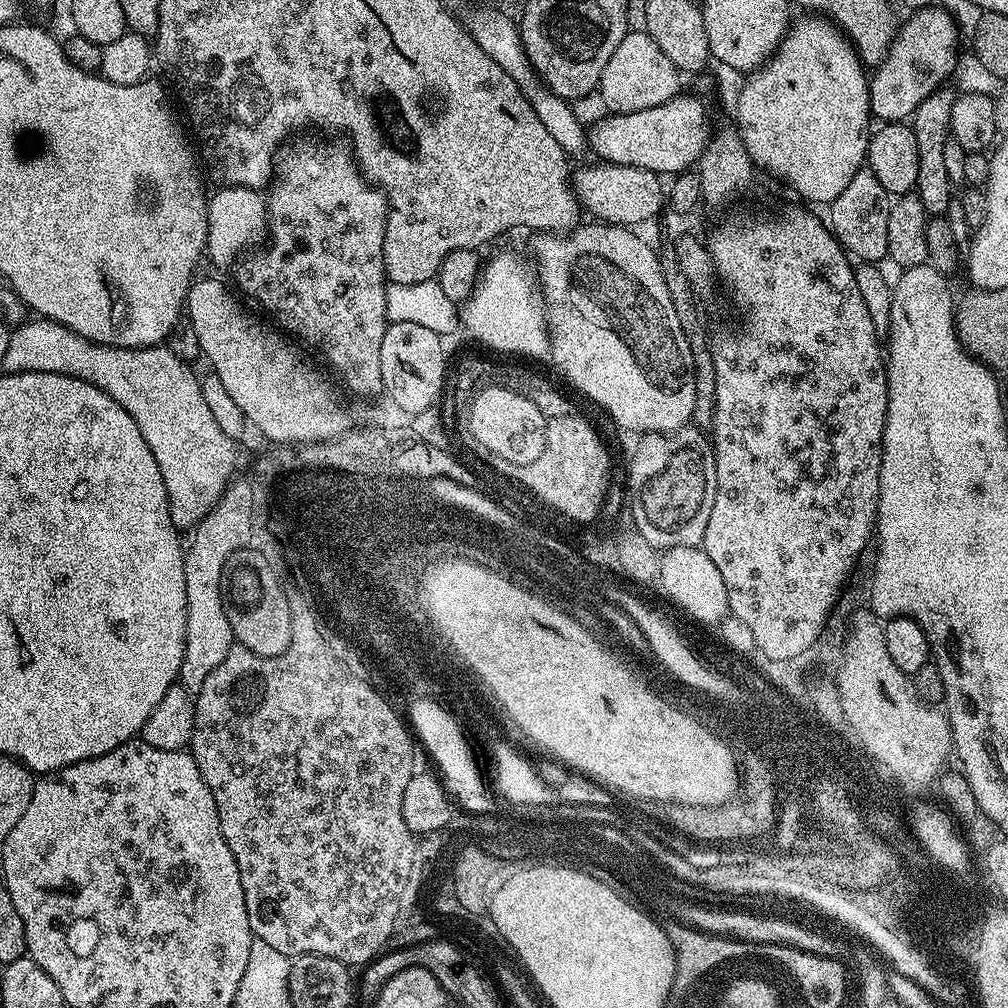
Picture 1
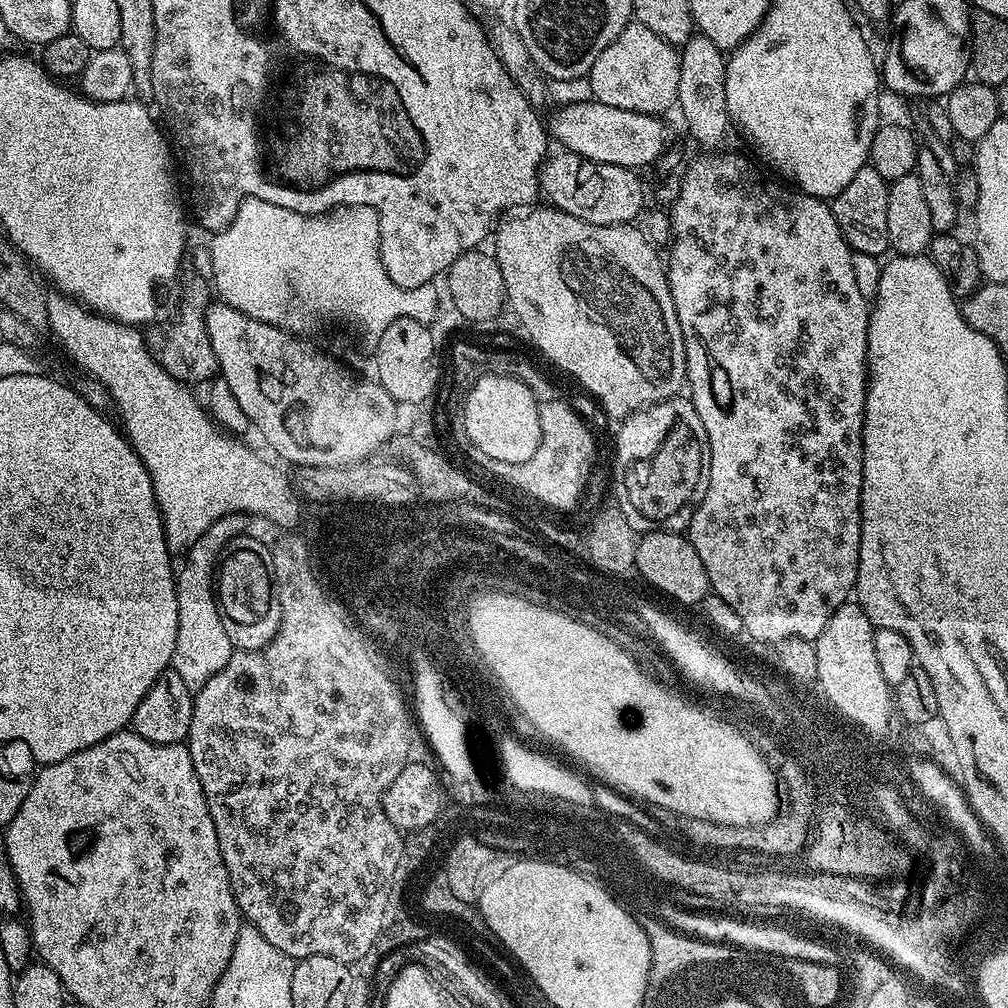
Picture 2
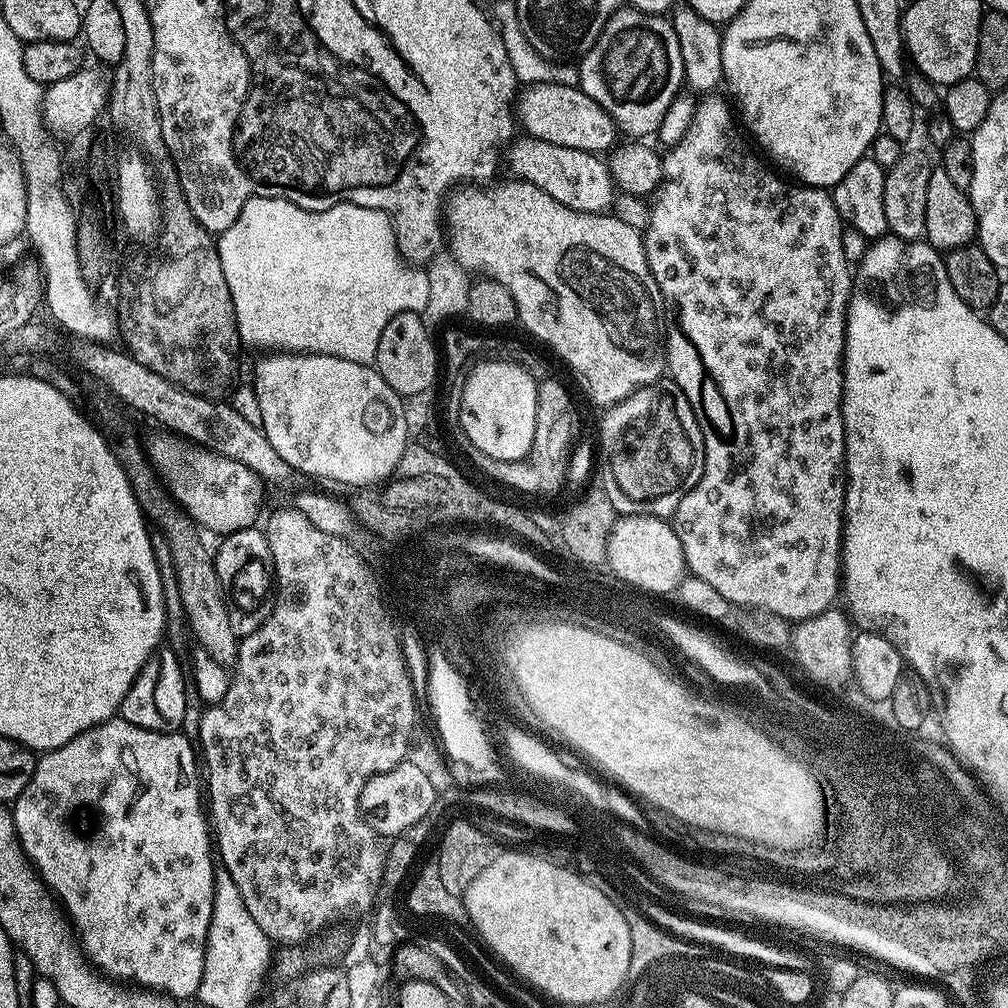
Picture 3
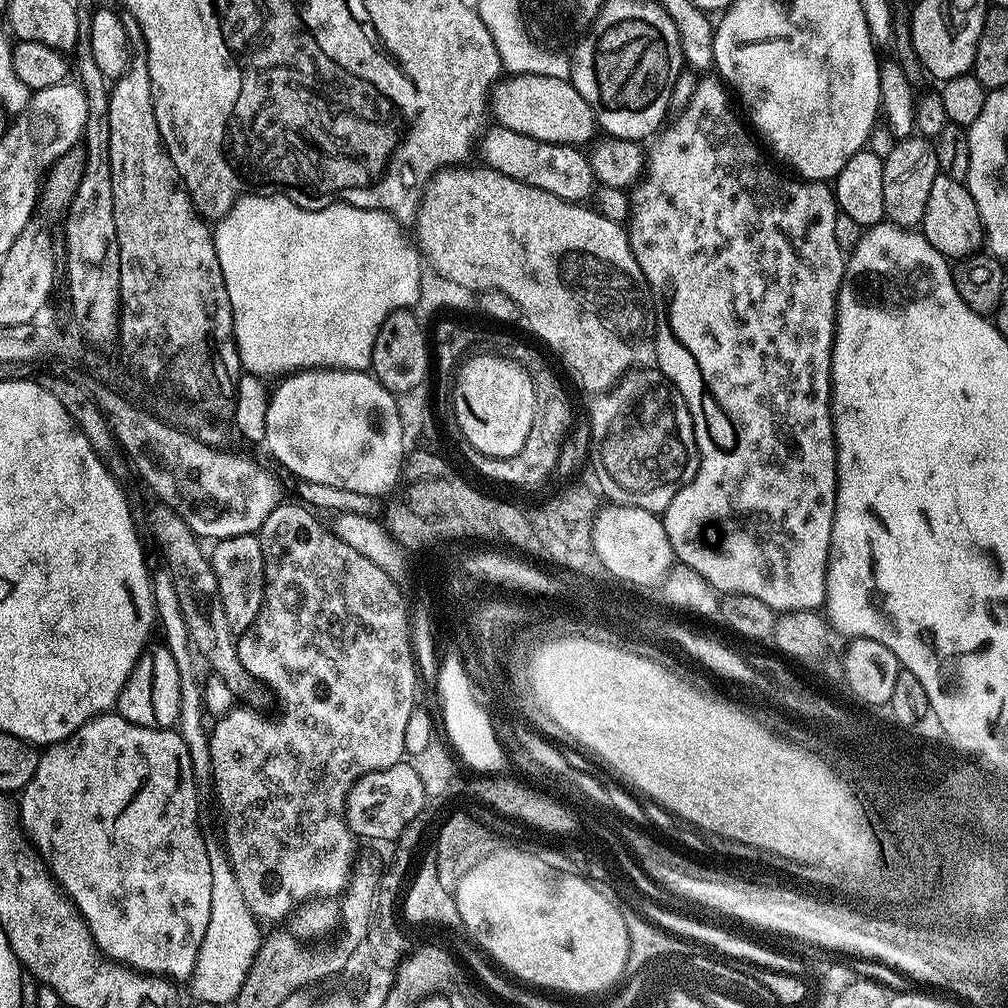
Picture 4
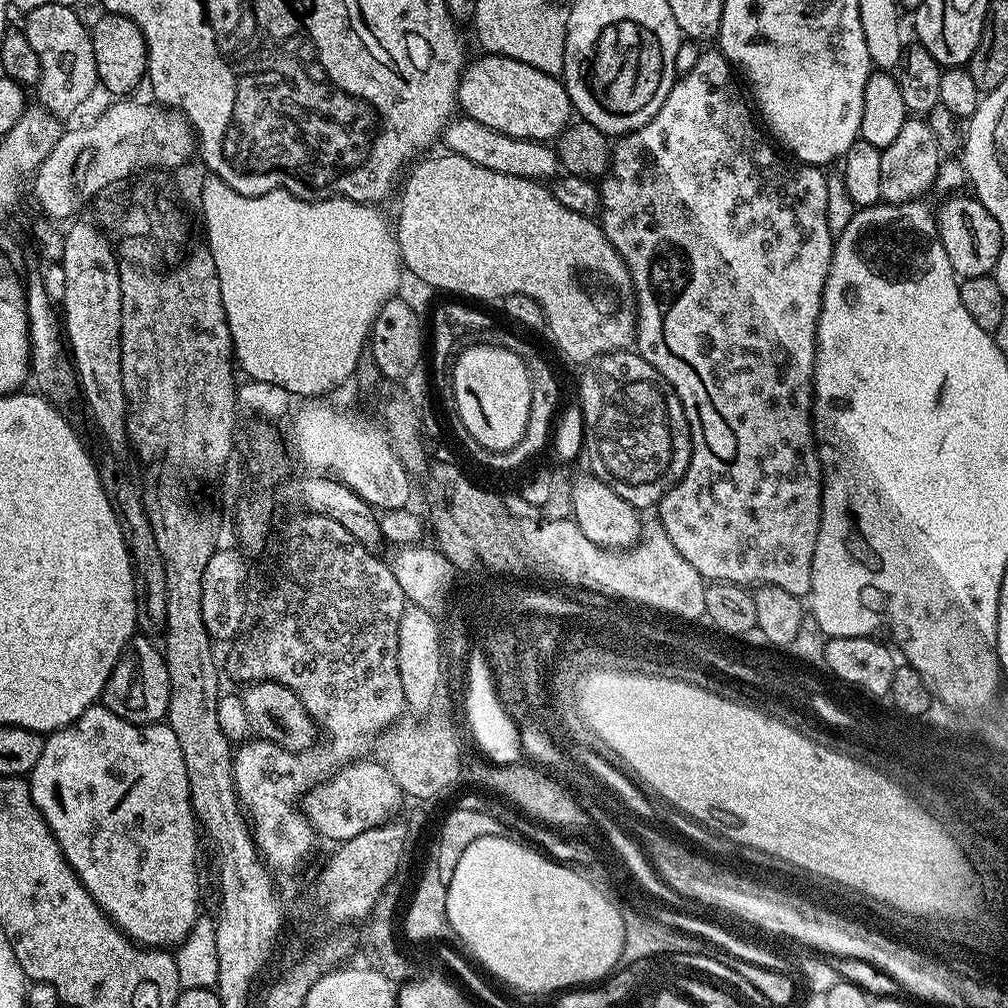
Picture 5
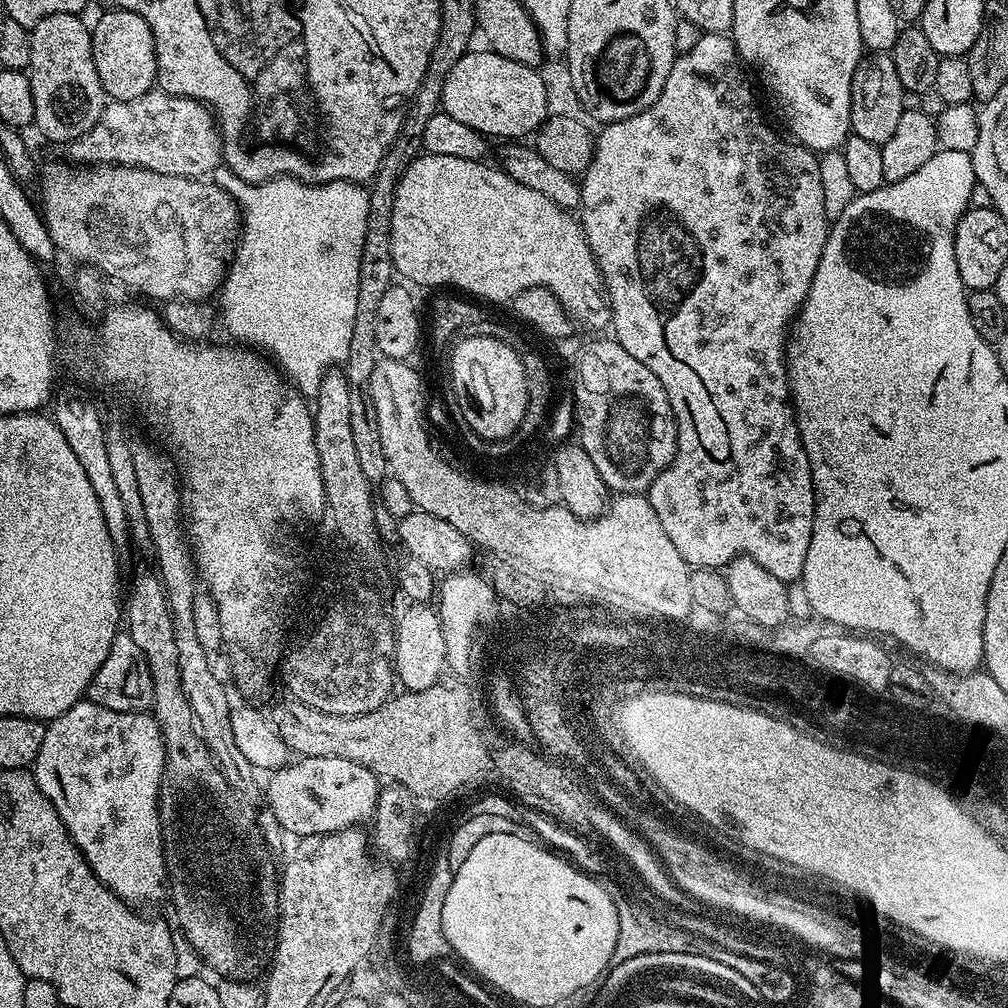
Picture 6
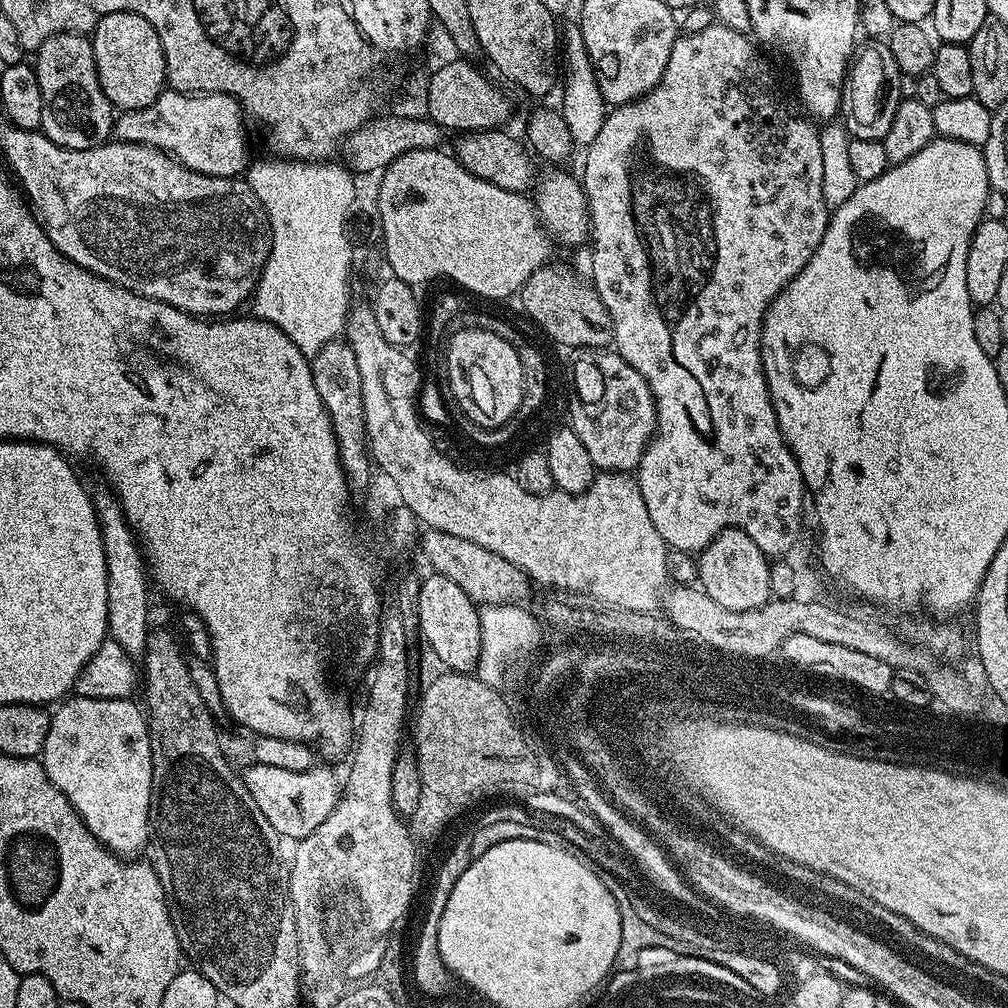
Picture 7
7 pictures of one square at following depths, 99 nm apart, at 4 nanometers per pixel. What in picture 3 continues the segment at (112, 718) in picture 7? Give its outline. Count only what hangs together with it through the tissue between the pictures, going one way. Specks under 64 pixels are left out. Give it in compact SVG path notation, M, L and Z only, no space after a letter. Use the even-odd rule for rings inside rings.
M119 718L102 722L70 738L66 746L58 746L54 750L43 753L37 759L36 769L26 790L22 790L22 794L10 808L22 850L28 856L29 863L36 869L45 887L62 905L78 937L79 947L87 963L113 981L127 982L144 990L171 996L177 1002L183 1002L187 996L195 997L200 990L208 946L208 931L214 910L217 870L217 865L214 863L214 840L210 835L210 820L206 815L205 801L202 799L202 776L198 771L198 752L193 741L191 744L186 737L188 736L180 730L155 732L139 728Z

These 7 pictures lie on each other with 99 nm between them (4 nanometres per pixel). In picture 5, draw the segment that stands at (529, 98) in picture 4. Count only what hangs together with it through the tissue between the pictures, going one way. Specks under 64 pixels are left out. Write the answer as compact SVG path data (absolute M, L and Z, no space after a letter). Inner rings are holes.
M489 54L481 57L473 64L471 61L460 75L457 99L463 115L507 136L541 142L555 141L573 123L574 109L564 89L563 79L514 58Z

